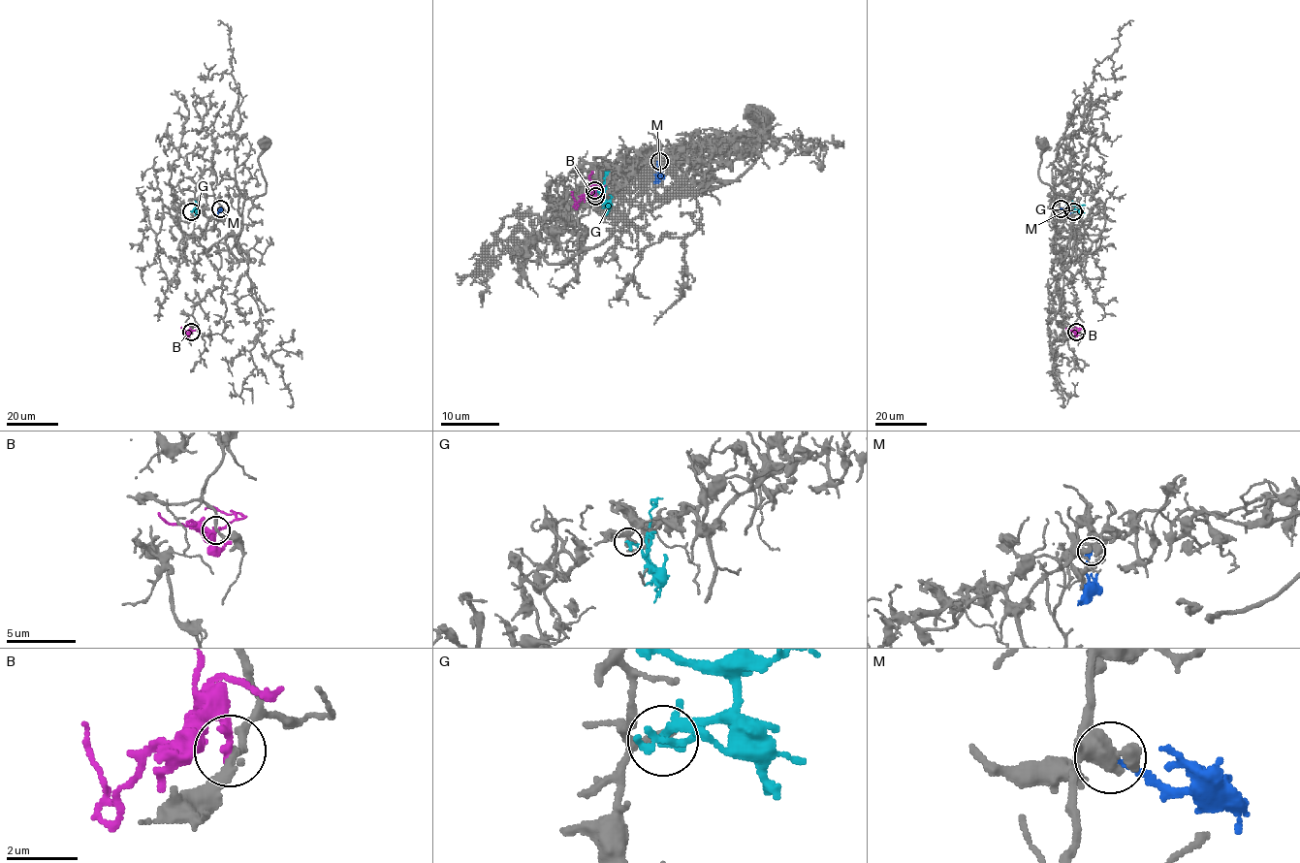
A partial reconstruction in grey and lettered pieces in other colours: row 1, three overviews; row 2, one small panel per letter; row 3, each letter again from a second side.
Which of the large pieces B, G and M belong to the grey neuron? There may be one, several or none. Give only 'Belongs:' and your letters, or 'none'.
Belongs: none

